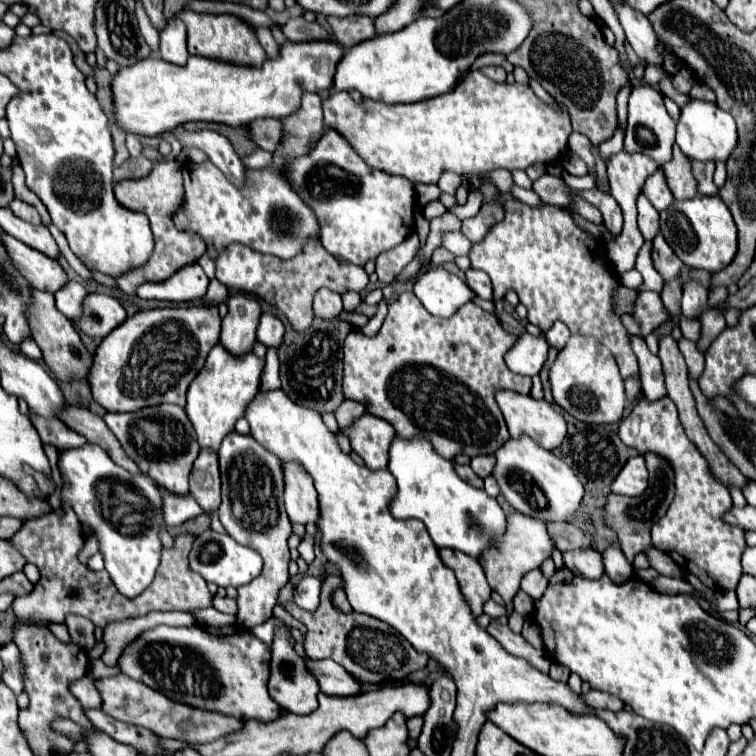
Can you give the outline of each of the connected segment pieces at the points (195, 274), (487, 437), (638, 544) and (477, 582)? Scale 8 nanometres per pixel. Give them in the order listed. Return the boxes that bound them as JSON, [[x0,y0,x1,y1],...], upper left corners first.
[[137,264,209,302],[343,292,531,460],[603,454,675,562],[439,548,491,616]]

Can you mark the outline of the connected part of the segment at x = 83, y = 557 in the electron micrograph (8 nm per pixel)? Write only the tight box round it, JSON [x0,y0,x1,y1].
[78,534,99,565]

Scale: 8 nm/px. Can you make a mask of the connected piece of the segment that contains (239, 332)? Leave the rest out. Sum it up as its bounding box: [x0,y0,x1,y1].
[219,298,261,358]

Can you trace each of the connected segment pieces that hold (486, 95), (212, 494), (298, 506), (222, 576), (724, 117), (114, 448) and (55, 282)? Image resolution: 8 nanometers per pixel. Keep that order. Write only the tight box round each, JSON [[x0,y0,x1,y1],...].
[[323,70,573,184],[189,450,221,514],[283,460,317,522],[189,530,263,588],[677,100,737,162],[61,406,141,472],[3,234,67,292]]

